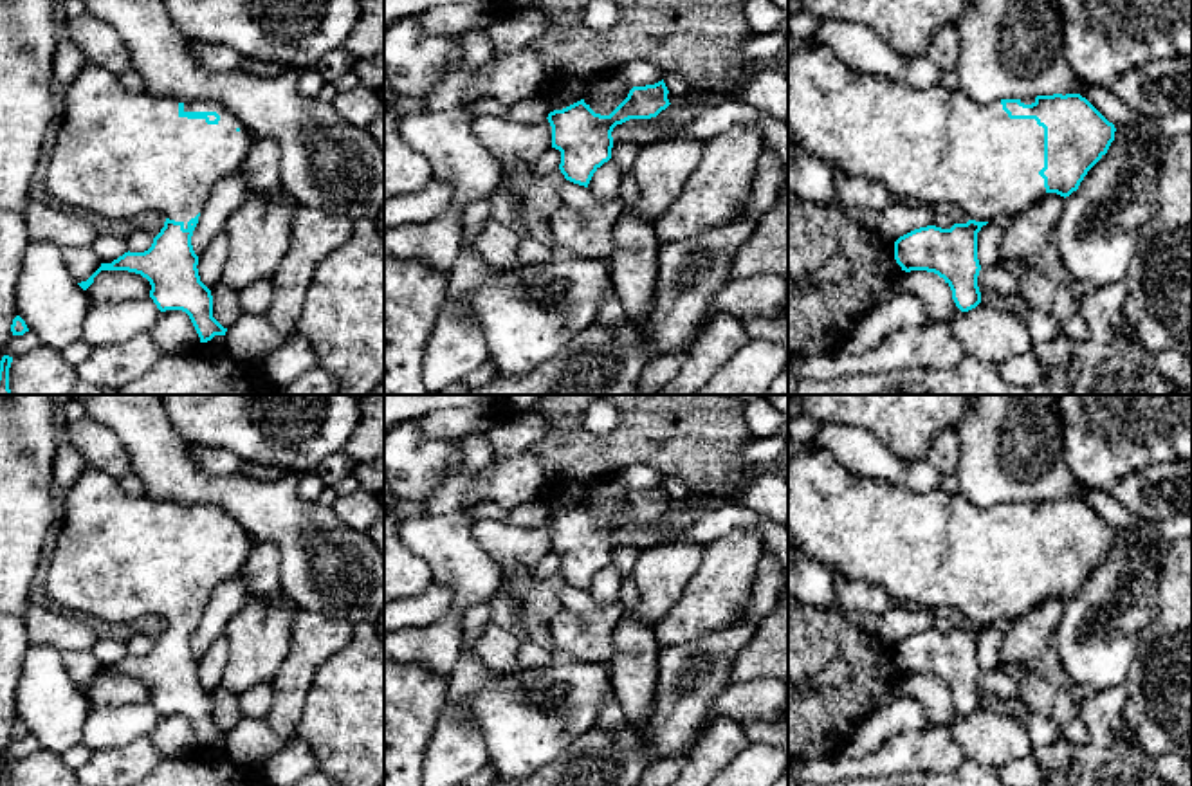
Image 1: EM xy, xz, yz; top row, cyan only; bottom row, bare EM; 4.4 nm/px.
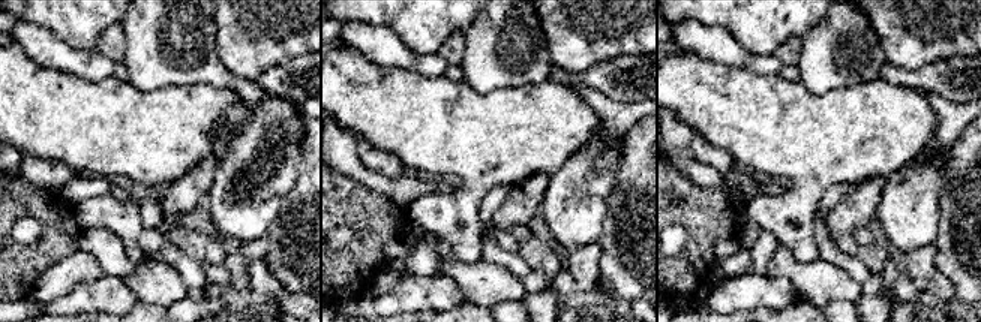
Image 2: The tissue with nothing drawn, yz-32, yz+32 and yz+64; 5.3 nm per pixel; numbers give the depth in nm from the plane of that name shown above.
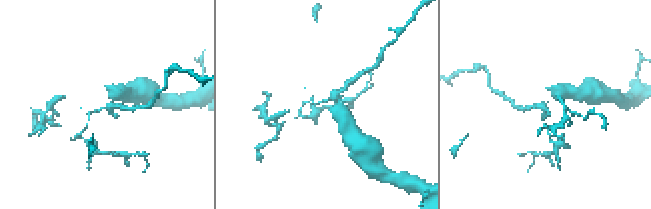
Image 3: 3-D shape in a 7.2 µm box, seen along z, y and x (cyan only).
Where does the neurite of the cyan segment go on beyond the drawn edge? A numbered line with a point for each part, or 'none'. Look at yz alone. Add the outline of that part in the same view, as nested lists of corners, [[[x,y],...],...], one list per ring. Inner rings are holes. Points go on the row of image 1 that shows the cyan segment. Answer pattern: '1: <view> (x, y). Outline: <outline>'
1: yz (933, 146). Outline: [[[824,45],[788,49],[788,126],[806,153],[831,169],[882,184],[898,202],[954,204],[968,220],[992,222],[1012,218],[1048,195],[1039,175],[1044,168],[1044,128],[1035,119],[1010,119],[1001,99],[977,105],[961,90],[950,92],[940,85],[923,90],[855,72]]]

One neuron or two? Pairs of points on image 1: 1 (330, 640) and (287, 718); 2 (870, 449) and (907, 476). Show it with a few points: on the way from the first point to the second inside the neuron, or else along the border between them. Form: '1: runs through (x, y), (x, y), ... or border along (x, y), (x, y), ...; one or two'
1: runs through (311, 660), (293, 678), (289, 698); one
2: runs through (879, 458), (888, 467), (898, 471); one

